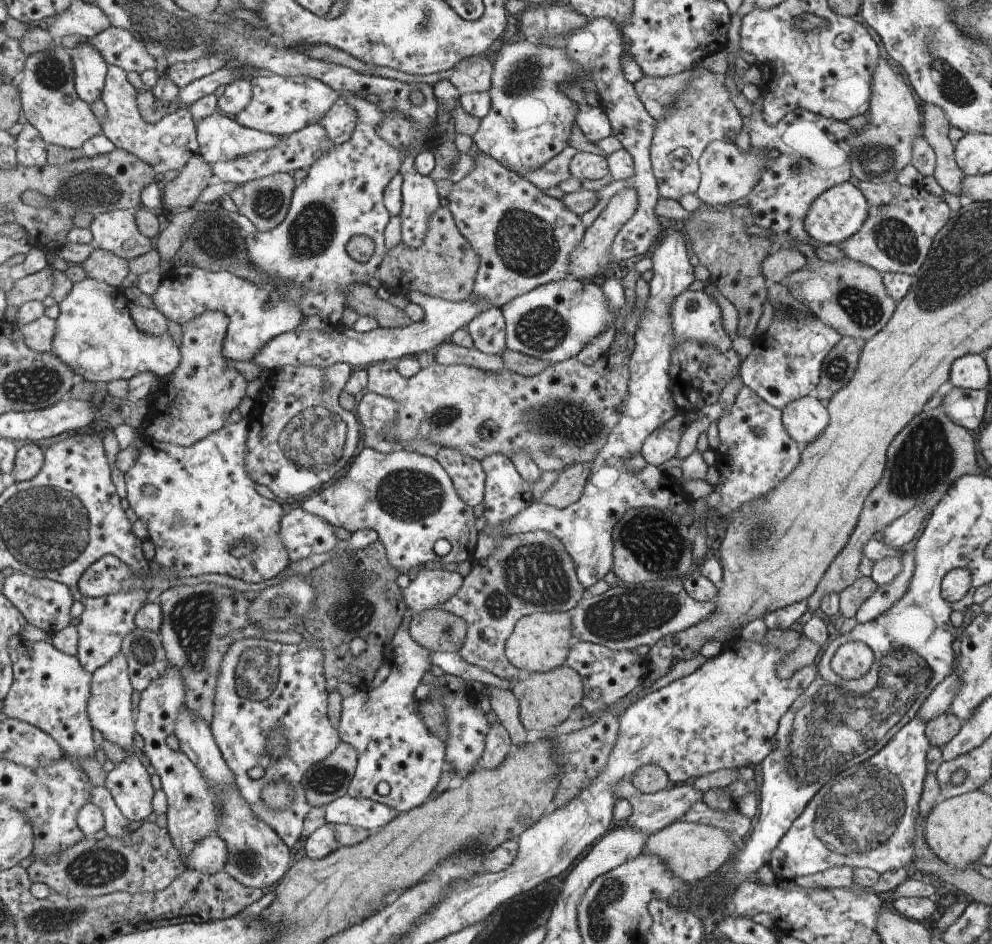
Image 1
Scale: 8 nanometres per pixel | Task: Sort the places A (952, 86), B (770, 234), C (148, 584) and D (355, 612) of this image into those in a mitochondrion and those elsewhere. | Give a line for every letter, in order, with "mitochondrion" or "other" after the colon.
A: mitochondrion
B: other
C: other
D: mitochondrion

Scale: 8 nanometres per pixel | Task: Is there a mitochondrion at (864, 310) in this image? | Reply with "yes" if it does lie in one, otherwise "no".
yes

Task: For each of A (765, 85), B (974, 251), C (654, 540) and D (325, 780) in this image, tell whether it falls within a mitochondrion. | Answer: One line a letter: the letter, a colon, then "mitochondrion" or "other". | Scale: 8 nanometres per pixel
A: other
B: mitochondrion
C: mitochondrion
D: mitochondrion

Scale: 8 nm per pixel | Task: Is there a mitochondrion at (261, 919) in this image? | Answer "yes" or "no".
no

